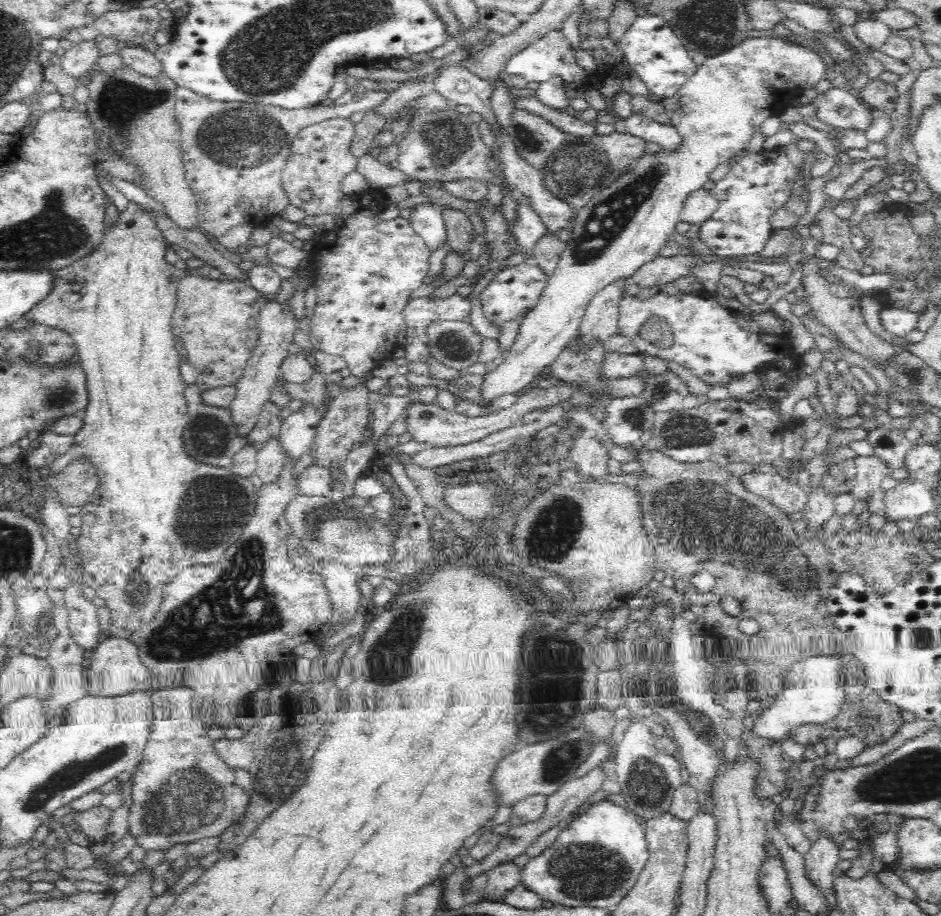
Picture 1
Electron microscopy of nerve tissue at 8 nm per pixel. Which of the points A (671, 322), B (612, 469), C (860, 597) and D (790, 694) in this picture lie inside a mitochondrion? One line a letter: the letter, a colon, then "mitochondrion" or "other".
A: other
B: other
C: other
D: other

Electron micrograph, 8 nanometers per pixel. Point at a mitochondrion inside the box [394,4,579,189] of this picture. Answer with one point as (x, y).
(445, 140)

